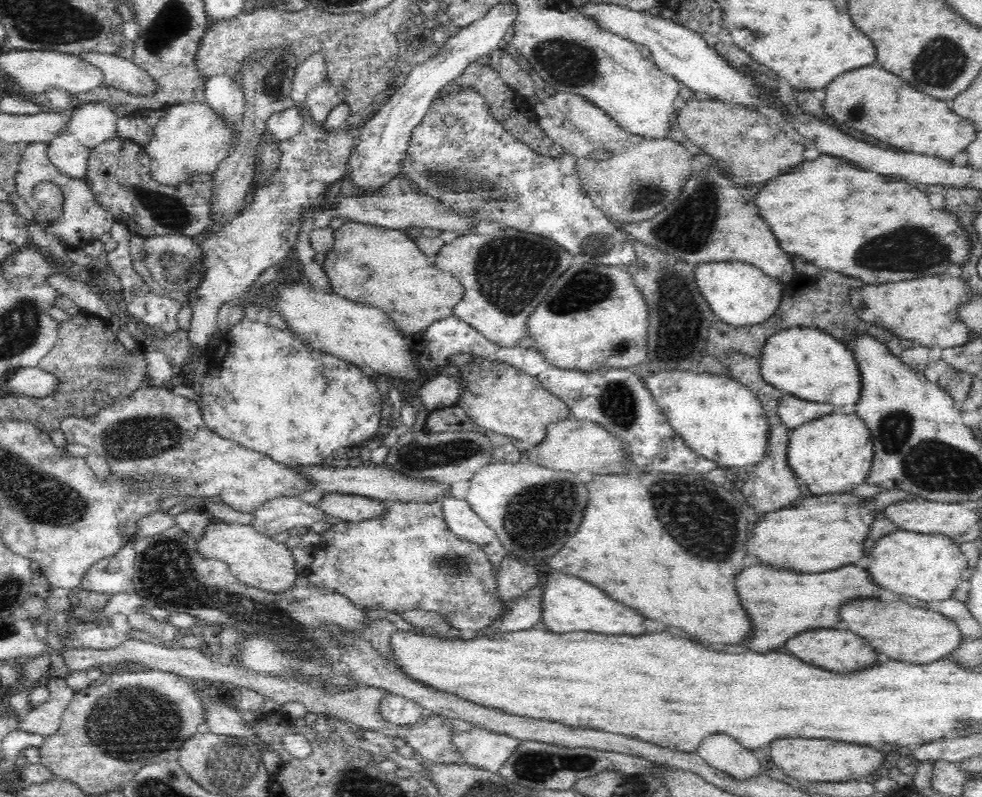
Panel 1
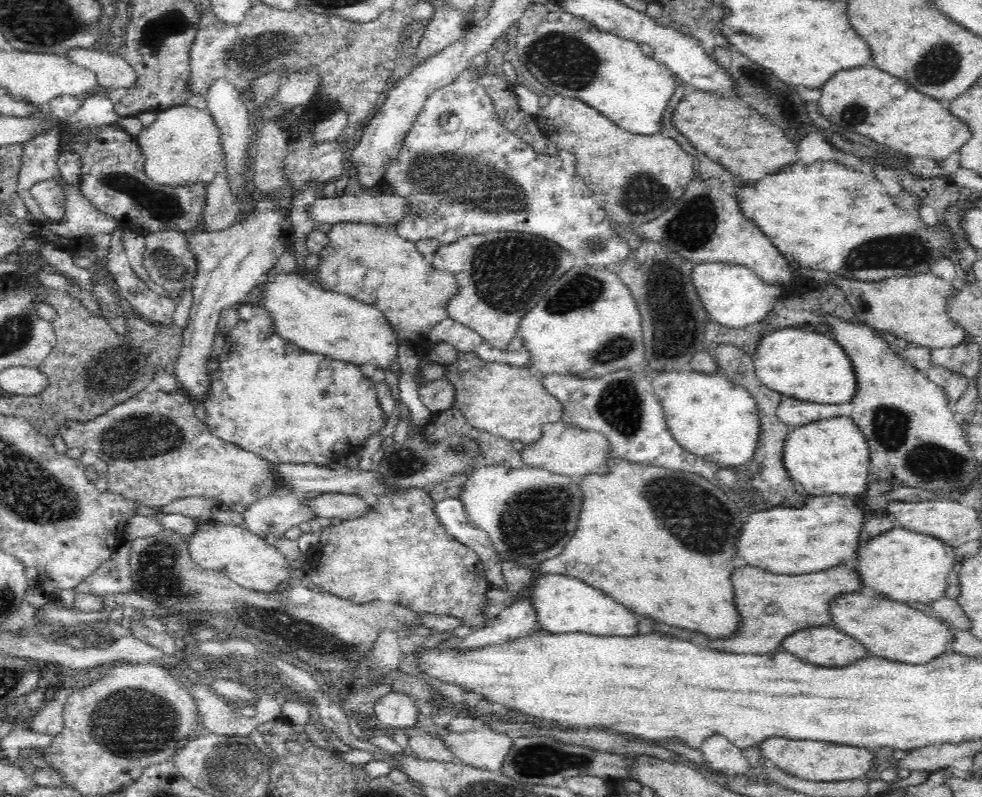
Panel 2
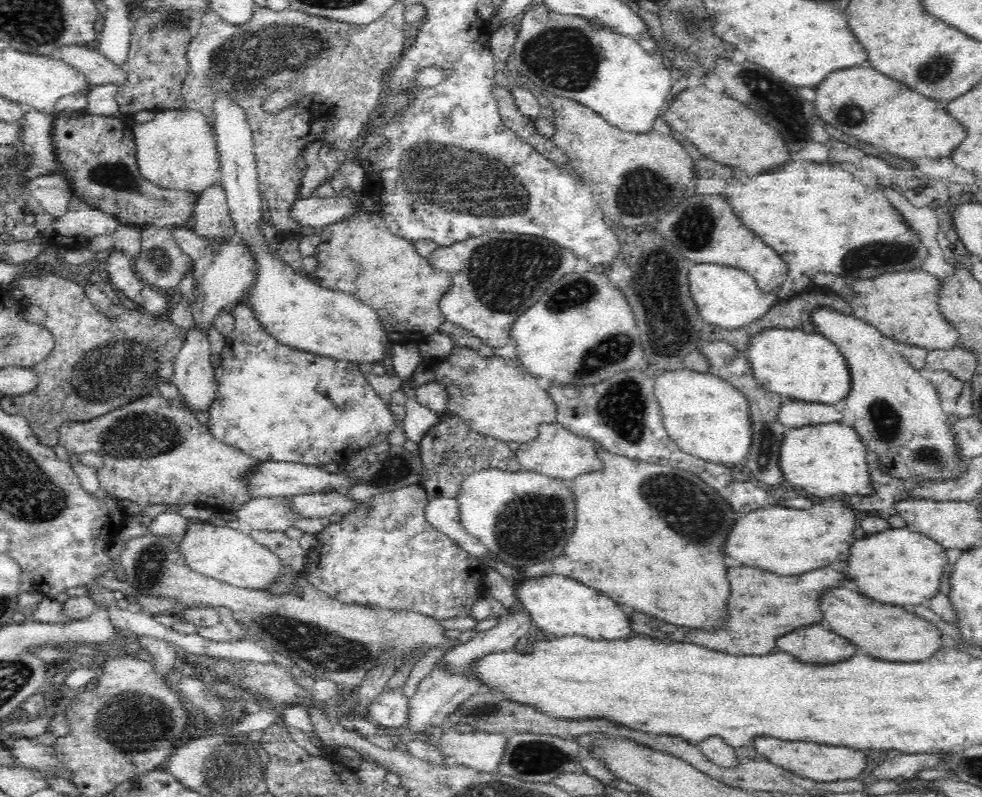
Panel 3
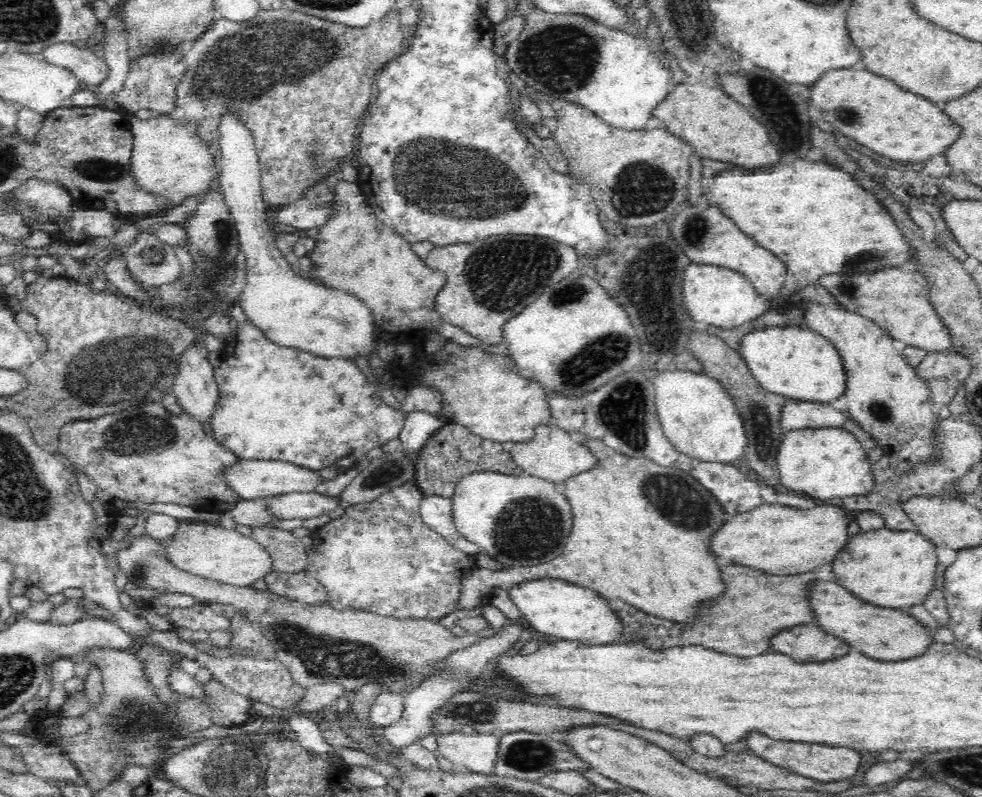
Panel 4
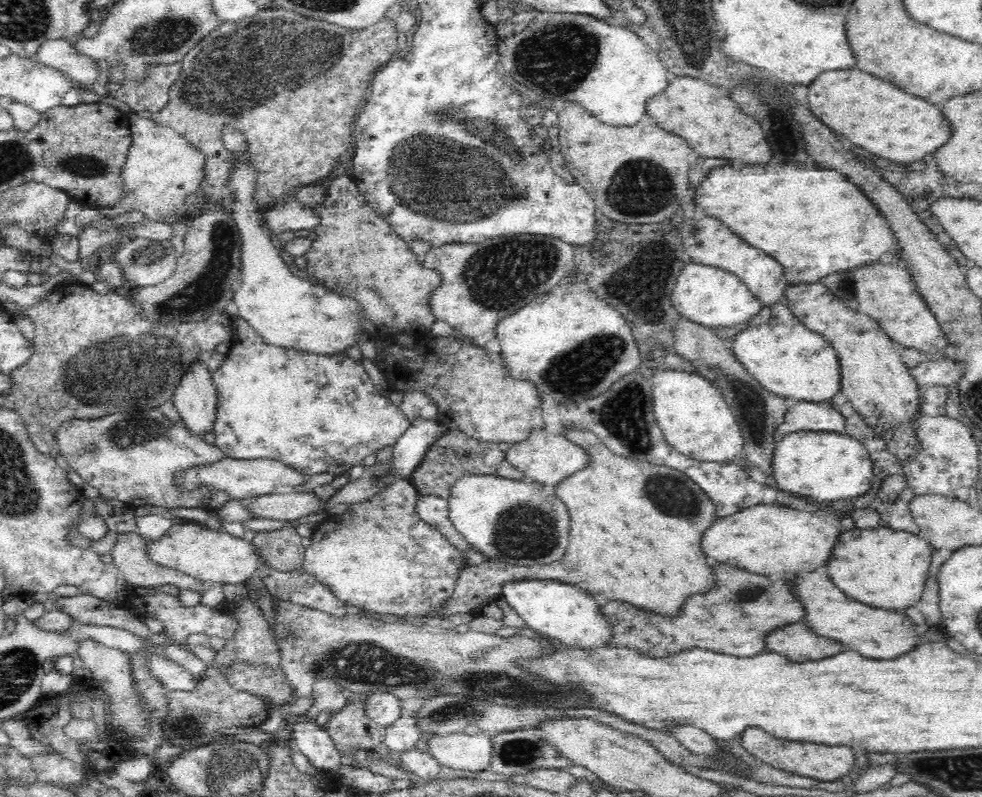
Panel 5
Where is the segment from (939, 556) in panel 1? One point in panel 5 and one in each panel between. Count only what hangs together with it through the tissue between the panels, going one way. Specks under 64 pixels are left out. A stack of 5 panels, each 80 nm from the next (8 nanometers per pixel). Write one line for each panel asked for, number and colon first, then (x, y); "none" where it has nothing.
2: (907, 566)
3: (897, 566)
4: (895, 568)
5: (887, 568)

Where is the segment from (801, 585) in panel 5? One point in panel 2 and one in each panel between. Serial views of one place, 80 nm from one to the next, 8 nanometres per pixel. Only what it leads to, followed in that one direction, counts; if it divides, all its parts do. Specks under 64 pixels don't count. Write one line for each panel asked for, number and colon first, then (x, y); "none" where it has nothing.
2: (892, 629)
3: (889, 631)
4: (887, 633)

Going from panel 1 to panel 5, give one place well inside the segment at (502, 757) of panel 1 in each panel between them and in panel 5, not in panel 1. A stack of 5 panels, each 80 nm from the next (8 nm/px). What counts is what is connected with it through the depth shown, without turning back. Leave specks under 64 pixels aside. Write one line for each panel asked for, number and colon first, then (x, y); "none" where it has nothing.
2: (481, 747)
3: (481, 750)
4: (478, 752)
5: (458, 750)

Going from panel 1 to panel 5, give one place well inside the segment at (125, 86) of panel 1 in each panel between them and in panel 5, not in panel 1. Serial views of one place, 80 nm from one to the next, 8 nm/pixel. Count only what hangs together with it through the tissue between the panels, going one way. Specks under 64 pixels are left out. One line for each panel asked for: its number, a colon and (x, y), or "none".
2: (114, 72)
3: (100, 70)
4: (92, 71)
5: (61, 54)

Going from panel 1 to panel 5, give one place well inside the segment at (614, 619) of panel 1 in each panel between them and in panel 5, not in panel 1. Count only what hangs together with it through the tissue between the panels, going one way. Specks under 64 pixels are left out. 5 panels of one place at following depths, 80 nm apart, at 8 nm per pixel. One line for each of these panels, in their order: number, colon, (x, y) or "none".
2: (564, 604)
3: (561, 606)
4: (551, 606)
5: (570, 615)

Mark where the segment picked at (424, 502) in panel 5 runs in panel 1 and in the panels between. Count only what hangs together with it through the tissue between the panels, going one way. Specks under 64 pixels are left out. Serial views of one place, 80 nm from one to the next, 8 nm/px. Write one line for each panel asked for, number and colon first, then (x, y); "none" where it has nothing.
1: (461, 518)
2: (452, 512)
3: (443, 513)
4: (438, 512)

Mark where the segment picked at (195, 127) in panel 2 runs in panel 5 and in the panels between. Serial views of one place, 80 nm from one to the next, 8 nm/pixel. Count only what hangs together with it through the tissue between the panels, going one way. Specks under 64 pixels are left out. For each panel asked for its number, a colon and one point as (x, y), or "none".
3: (178, 149)
4: (171, 158)
5: (163, 168)

